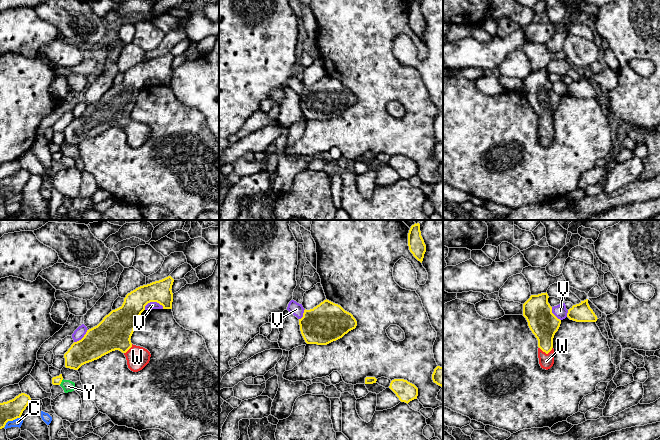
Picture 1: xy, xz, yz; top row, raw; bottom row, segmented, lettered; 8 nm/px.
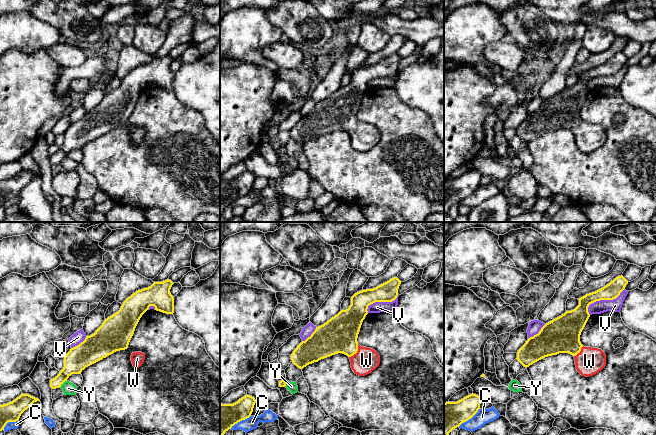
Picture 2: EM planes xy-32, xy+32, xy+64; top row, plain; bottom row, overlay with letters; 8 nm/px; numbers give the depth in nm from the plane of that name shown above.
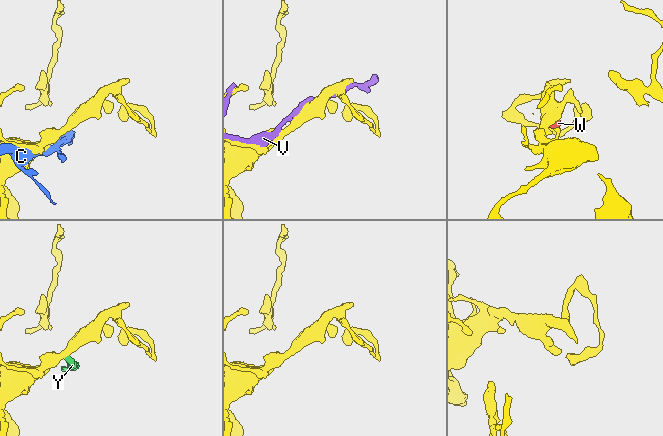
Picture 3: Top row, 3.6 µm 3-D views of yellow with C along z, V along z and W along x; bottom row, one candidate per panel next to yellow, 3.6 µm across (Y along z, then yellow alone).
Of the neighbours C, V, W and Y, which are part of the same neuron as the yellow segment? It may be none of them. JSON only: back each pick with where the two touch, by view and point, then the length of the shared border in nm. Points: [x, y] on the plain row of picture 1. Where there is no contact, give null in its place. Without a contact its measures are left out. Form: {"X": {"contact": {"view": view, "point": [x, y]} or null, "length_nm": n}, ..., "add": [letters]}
{"W": {"contact": {"view": "yz", "point": [546, 129]}, "length_nm": 110}, "add": ["W"]}

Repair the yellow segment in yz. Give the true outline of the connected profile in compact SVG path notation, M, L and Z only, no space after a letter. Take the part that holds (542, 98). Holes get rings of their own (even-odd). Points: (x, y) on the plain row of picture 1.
M547 68L531 71L523 80L523 92L538 116L539 140L546 146L554 140L553 114L561 100L561 96L552 89L548 74Z

